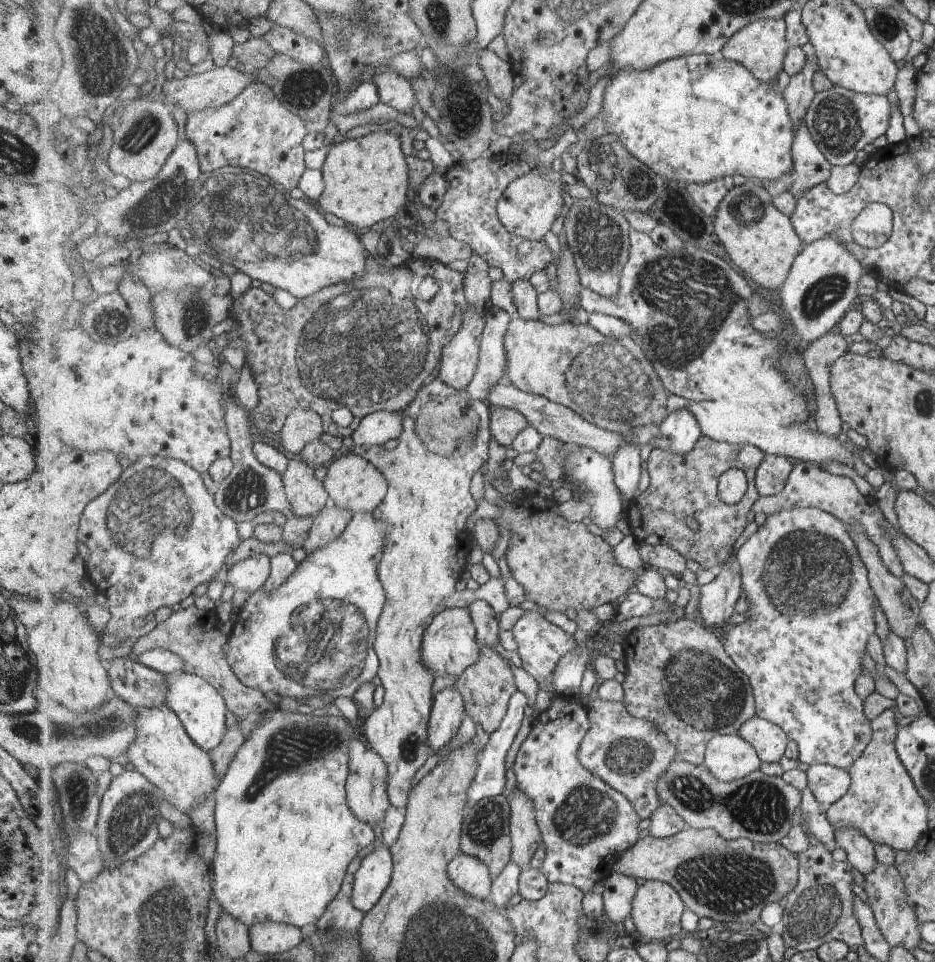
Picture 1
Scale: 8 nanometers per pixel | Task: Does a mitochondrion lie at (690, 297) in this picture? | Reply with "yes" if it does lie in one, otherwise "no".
yes

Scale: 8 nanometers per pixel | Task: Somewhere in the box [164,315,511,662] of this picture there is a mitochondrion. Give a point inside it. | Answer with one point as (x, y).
(248, 492)

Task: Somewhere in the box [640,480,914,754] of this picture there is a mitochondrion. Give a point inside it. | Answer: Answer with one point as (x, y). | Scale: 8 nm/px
(808, 576)

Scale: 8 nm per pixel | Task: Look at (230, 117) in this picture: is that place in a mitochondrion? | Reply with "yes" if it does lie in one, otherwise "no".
no

